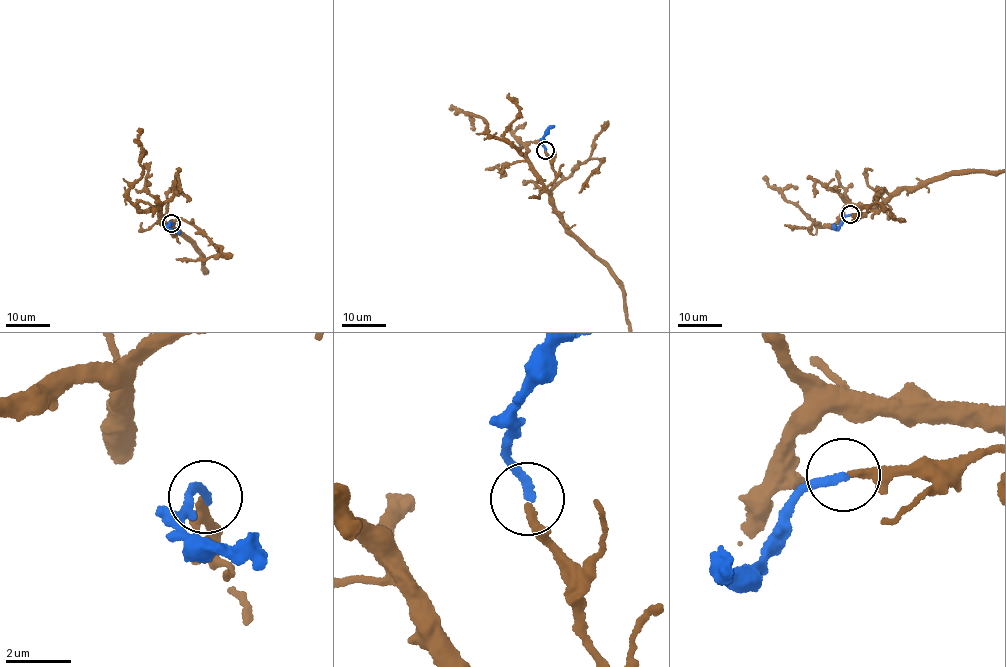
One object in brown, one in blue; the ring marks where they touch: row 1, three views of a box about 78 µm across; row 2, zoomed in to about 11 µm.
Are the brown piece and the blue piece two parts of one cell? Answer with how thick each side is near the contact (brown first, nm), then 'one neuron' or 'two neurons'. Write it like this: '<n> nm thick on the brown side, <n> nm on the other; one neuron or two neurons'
240 nm thick on the brown side, 240 nm on the other; one neuron

